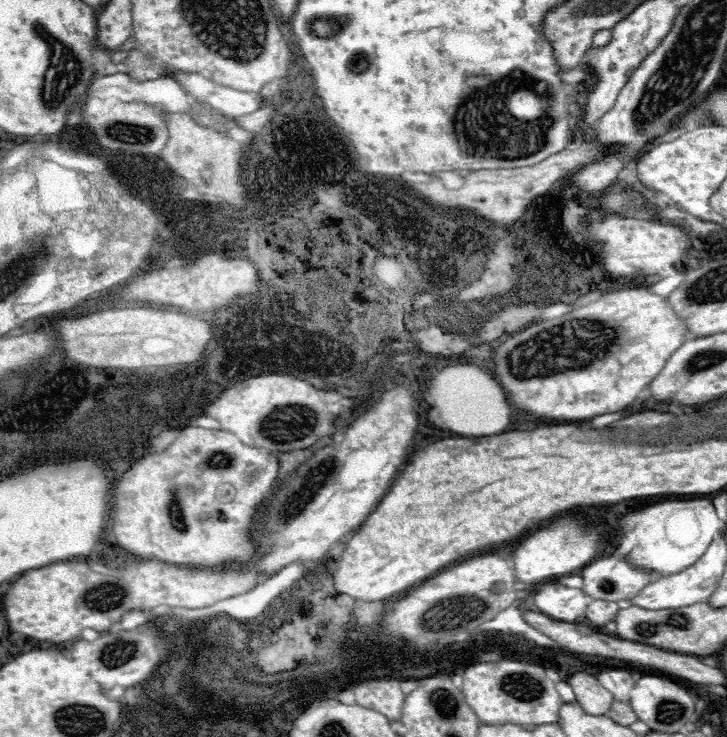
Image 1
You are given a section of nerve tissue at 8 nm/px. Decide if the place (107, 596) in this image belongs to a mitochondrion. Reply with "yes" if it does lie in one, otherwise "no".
yes

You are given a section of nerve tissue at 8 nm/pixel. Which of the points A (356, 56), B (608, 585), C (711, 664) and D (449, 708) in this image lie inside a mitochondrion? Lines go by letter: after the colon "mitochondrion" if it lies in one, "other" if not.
A: mitochondrion
B: mitochondrion
C: other
D: mitochondrion

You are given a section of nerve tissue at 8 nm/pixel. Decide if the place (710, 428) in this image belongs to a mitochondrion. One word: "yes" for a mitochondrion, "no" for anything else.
yes

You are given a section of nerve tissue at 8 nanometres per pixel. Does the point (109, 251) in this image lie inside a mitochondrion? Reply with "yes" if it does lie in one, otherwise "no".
no

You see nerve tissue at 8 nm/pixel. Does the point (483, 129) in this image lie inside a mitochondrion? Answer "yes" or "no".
yes

